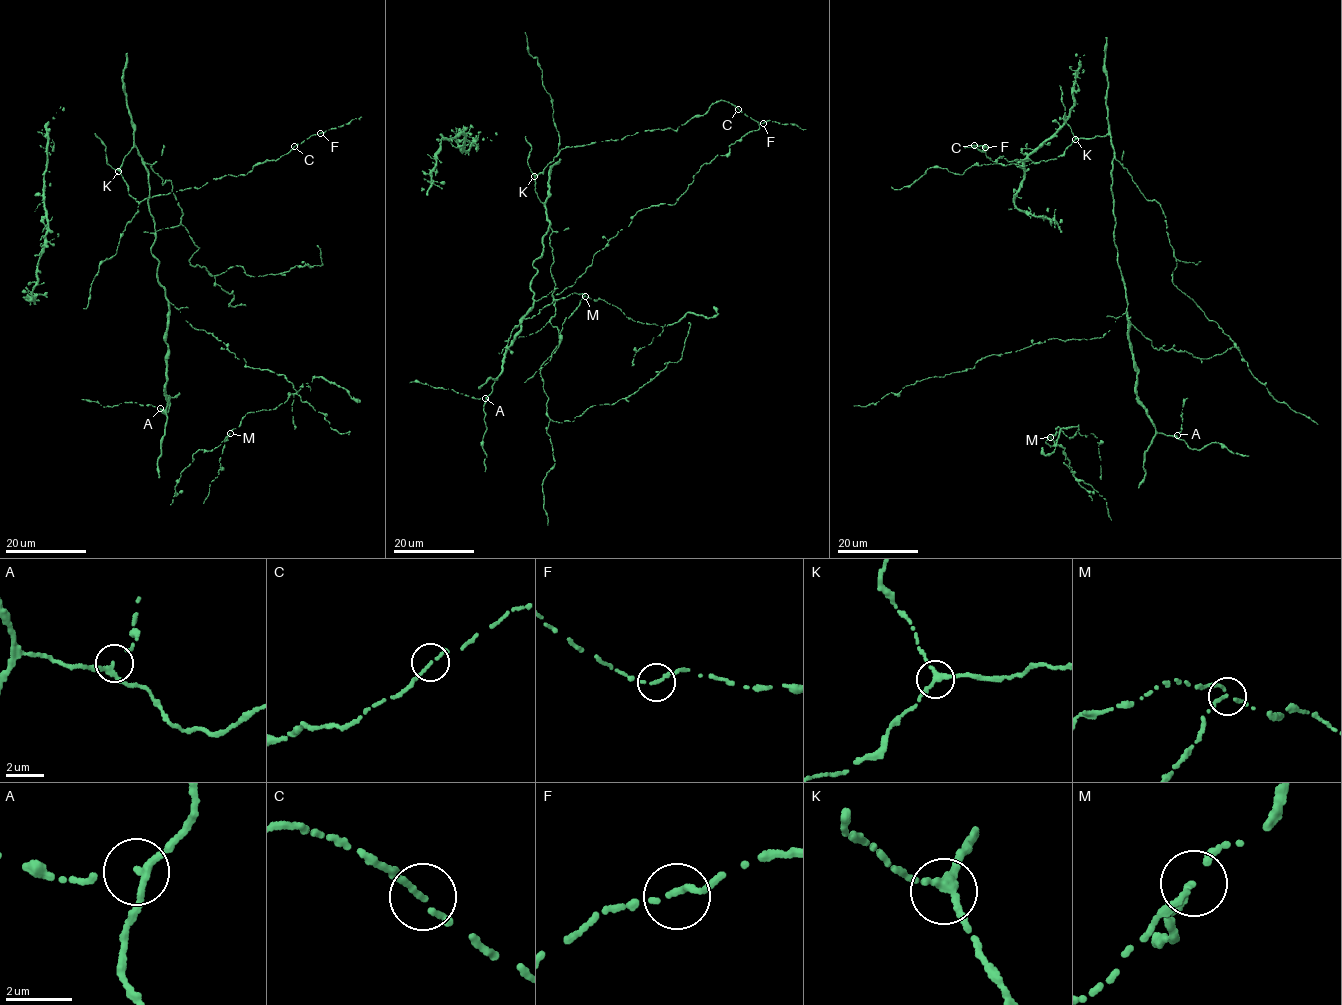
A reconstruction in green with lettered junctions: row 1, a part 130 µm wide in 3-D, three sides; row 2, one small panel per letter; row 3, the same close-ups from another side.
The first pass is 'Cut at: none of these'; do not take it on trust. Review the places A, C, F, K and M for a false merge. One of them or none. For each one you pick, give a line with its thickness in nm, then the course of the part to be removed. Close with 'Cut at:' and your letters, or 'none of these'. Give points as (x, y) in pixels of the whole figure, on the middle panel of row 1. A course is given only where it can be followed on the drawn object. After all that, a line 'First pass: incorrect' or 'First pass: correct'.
M: 140 nm | (585, 296), (617, 307), (637, 321), (661, 326), (661, 333), (636, 352), (632, 366)
Cut at: M
First pass: incorrect

